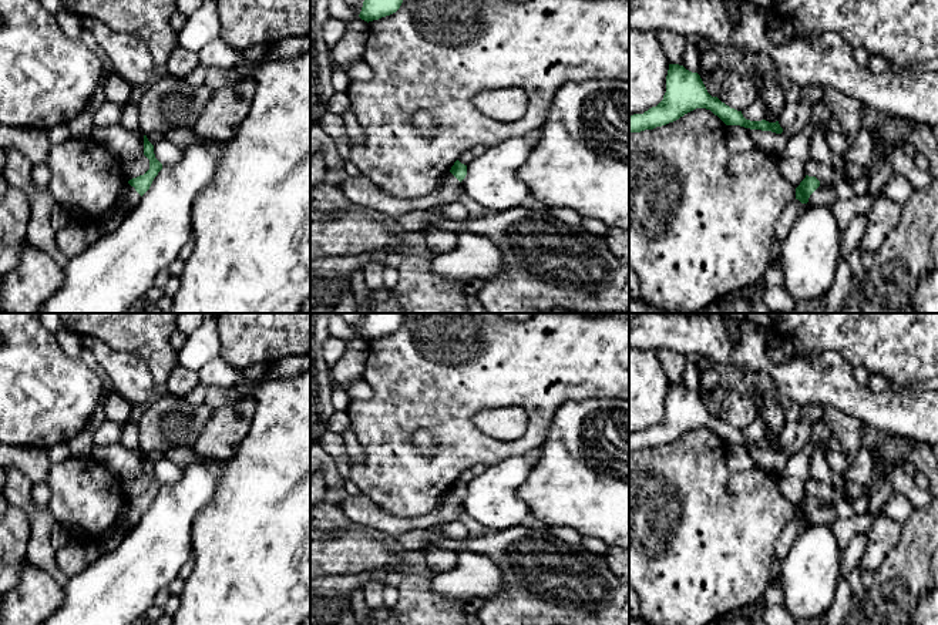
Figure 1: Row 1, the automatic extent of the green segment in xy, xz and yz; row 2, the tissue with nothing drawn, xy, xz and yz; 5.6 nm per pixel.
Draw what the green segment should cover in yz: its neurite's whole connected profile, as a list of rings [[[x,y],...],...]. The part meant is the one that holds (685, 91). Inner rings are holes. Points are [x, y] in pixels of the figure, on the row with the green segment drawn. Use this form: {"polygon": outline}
{"polygon": [[[669,64],[663,100],[643,114],[629,115],[629,132],[641,132],[666,125],[696,108],[710,110],[726,125],[740,125],[776,134],[783,132],[779,121],[746,120],[742,111],[730,108],[717,97],[712,97],[697,73],[692,73],[679,64]]]}

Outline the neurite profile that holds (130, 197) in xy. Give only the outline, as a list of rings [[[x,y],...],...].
[[[128,184],[121,195],[120,204],[125,209],[130,209],[139,202],[139,198],[141,195],[135,191],[135,188]]]

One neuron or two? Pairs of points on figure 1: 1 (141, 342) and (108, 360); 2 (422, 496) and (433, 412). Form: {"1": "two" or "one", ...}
{"1": "two", "2": "one"}

